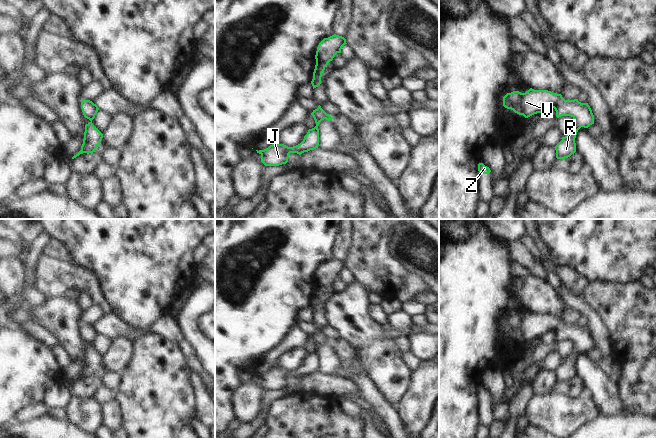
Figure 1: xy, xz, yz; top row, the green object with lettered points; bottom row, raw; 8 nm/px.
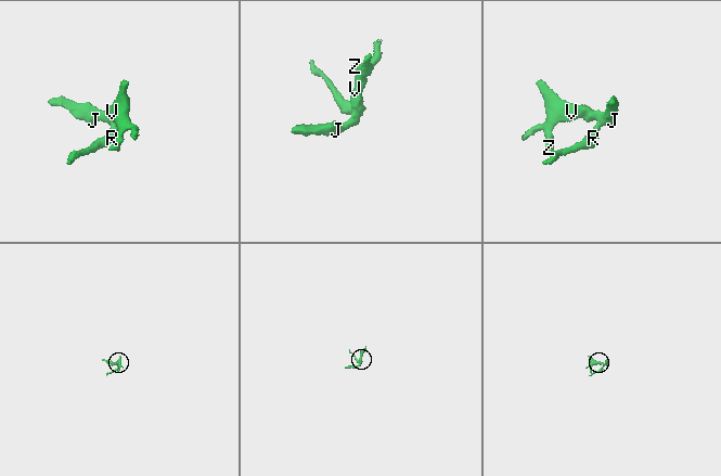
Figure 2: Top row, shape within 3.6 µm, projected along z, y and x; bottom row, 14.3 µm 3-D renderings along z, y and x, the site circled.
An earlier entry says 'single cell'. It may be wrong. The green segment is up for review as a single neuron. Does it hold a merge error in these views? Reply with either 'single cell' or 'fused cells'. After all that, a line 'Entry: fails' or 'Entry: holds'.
single cell
Entry: holds

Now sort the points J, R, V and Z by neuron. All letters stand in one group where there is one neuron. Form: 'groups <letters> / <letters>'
groups J R V Z

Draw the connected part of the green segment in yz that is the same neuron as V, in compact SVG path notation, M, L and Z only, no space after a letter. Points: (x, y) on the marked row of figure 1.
M530 88L525 93L519 91L507 93L503 97L503 106L525 118L542 113L548 108L555 109L557 118L571 116L574 119L571 131L554 147L557 159L565 159L574 154L578 130L581 127L588 128L594 124L594 115L588 103L581 103L578 99L565 100L561 94L548 90Z

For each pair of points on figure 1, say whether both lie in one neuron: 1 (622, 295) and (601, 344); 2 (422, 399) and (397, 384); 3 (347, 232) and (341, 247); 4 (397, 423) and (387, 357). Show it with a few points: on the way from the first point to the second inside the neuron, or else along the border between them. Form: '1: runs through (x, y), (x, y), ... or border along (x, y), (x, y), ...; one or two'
1: border along (594, 309), (607, 327), (613, 345); two
2: border along (414, 371), (412, 385), (397, 404); two
3: runs through (346, 236), (344, 243); one
4: border along (378, 387), (390, 401), (396, 404); two

